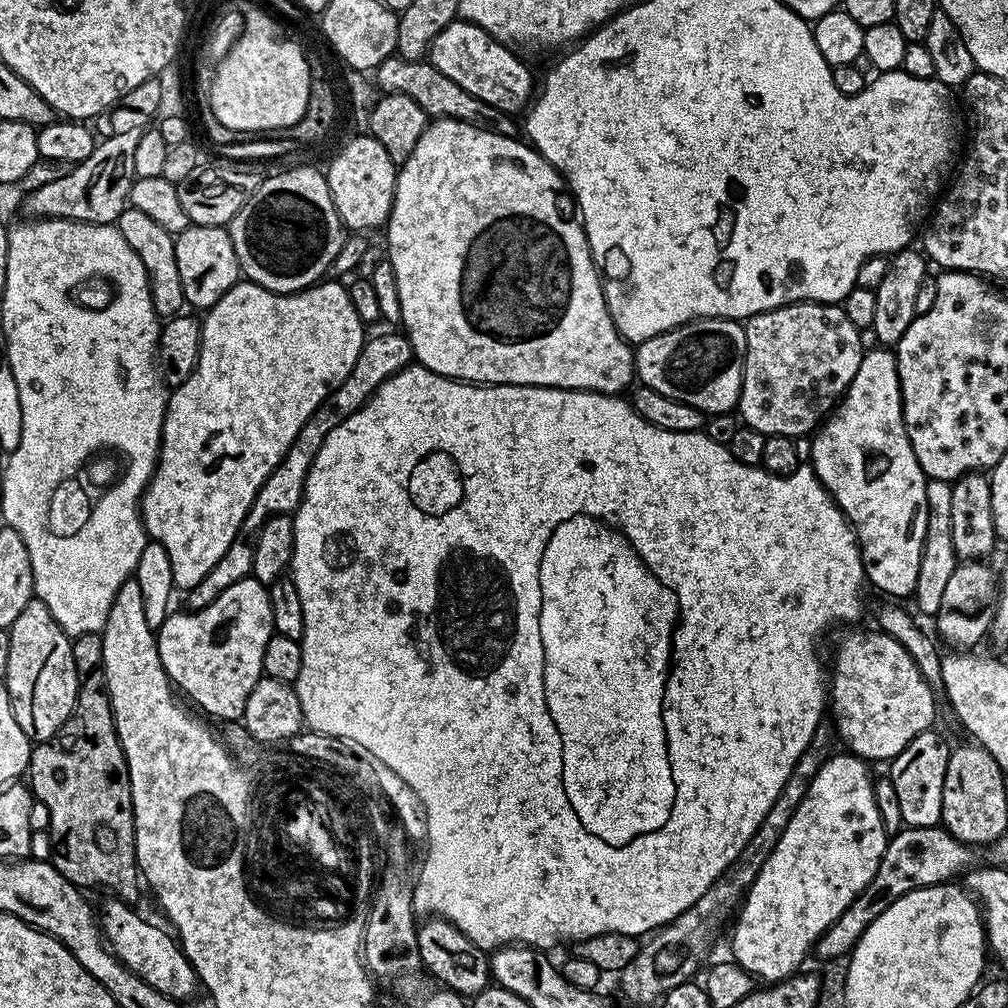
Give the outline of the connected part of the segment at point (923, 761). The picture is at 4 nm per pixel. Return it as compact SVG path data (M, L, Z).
M936 730L918 734L890 761L890 775L894 791L898 793L898 807L902 810L904 824L910 828L935 828L942 821L942 786L946 782L946 766L950 744Z

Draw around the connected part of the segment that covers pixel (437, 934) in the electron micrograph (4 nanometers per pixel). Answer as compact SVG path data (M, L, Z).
M428 918L417 927L418 954L421 965L439 982L443 987L449 988L465 998L478 995L482 989L489 987L492 980L492 966L490 956L485 949L479 948L458 926L454 926L448 920L439 918Z

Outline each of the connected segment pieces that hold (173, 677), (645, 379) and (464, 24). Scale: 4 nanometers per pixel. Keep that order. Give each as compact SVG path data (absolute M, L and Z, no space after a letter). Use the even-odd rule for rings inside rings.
M251 578L239 580L234 582L234 586L218 594L218 598L210 602L210 606L183 611L173 611L156 632L158 654L169 680L197 704L195 707L201 713L209 712L210 715L217 716L220 722L239 721L244 714L246 698L250 698L250 690L254 690L254 686L264 675L262 654L266 654L266 642L270 642L274 634L267 587Z
M717 316L693 318L686 324L680 324L639 344L634 352L636 376L641 385L665 395L666 398L697 408L702 413L728 414L740 403L745 350L746 334L741 321L723 320Z
M459 18L452 20L446 30L441 30L438 38L428 47L427 63L434 65L446 78L462 86L469 94L474 94L482 102L494 106L499 112L523 113L534 99L534 84L528 68L515 56L509 45L498 42L482 26Z

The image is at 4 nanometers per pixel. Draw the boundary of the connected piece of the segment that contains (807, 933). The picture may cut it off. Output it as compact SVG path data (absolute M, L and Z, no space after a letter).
M836 754L829 755L828 760L825 761L824 765L814 774L814 778L806 790L806 798L798 806L798 810L794 810L794 818L790 818L790 826L786 826L782 838L778 838L778 846L774 846L770 858L766 858L762 870L754 878L754 882L748 887L747 893L743 897L742 903L739 905L738 912L740 910L740 917L737 918L736 925L732 928L731 959L735 961L735 963L741 964L757 981L779 982L787 980L789 976L793 975L793 973L799 969L796 967L798 967L807 956L810 956L816 939L843 914L846 910L846 906L850 906L850 902L854 902L854 898L874 878L874 870L878 870L878 862L882 858L884 848L889 842L889 837L884 831L884 823L878 814L878 806L874 802L874 794L872 793L872 781L874 776L873 773L868 773L869 765L861 760L859 756L851 754L843 755L844 756L836 756Z

